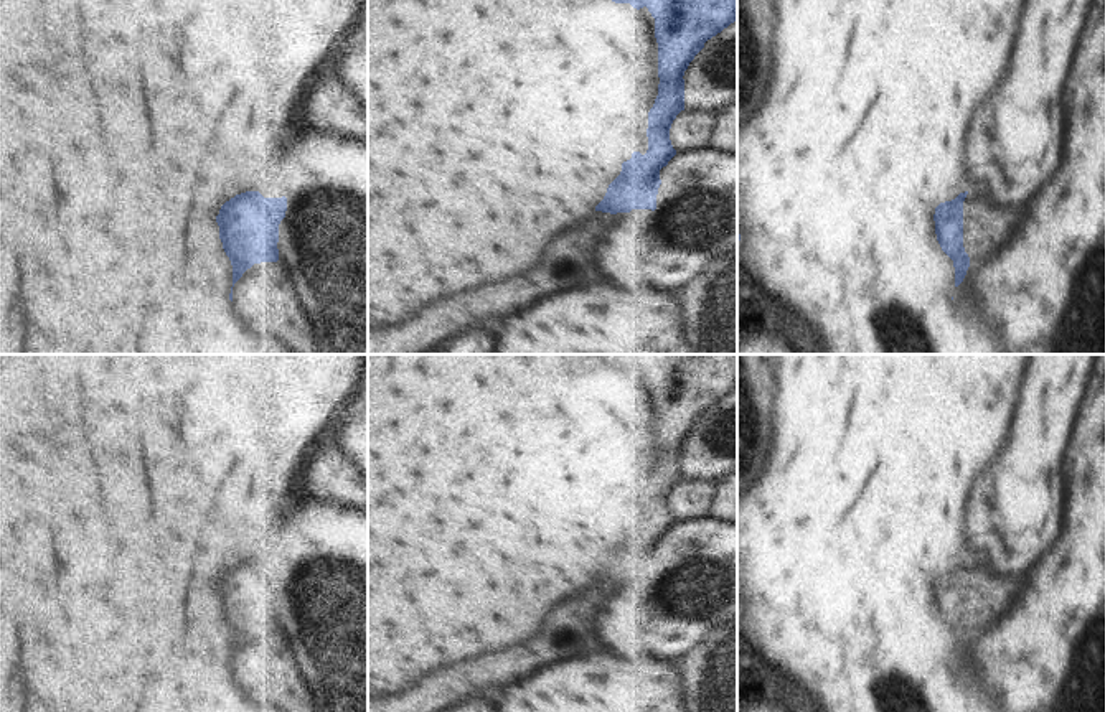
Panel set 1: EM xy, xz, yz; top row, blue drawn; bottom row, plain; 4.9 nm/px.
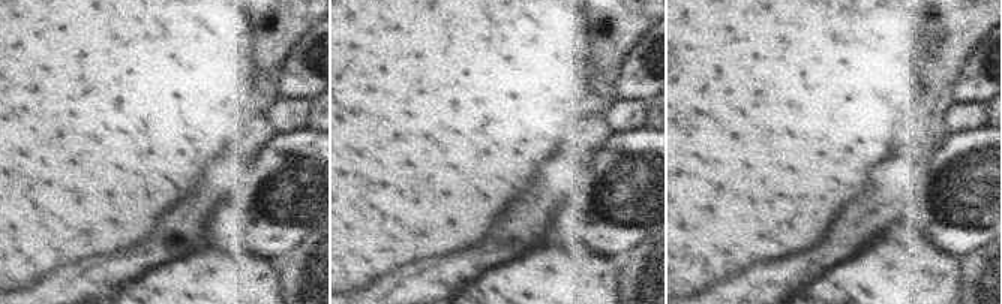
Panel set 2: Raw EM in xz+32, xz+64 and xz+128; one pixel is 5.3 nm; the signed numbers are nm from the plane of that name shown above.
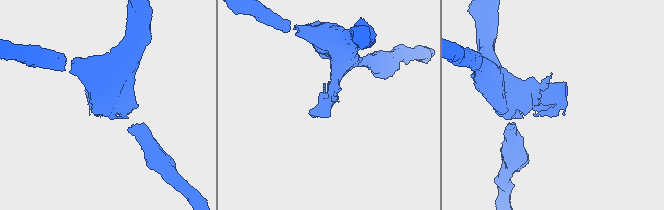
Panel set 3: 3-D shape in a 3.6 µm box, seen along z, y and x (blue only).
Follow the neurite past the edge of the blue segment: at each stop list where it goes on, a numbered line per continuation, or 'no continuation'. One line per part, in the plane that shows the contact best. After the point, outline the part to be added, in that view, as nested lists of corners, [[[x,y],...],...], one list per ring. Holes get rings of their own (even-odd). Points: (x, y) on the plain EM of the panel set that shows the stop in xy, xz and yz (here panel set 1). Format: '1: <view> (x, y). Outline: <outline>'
1: yz (985, 595). Outline: [[[971,560],[963,570],[963,616],[971,631],[994,623],[1016,597],[1024,578],[994,575]]]

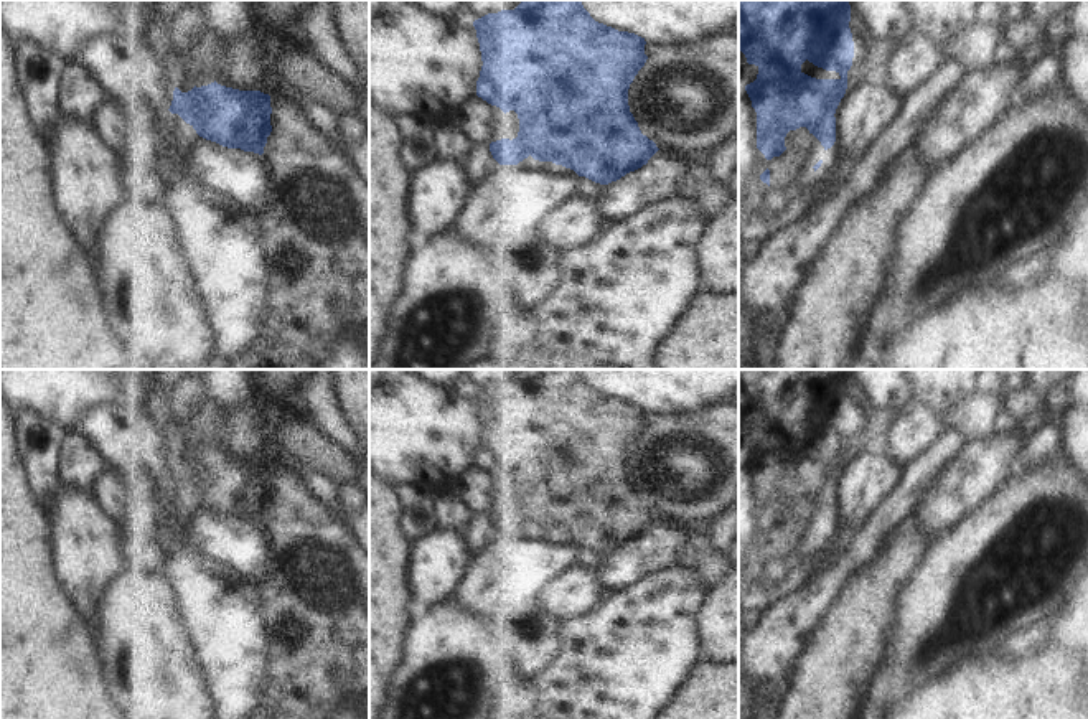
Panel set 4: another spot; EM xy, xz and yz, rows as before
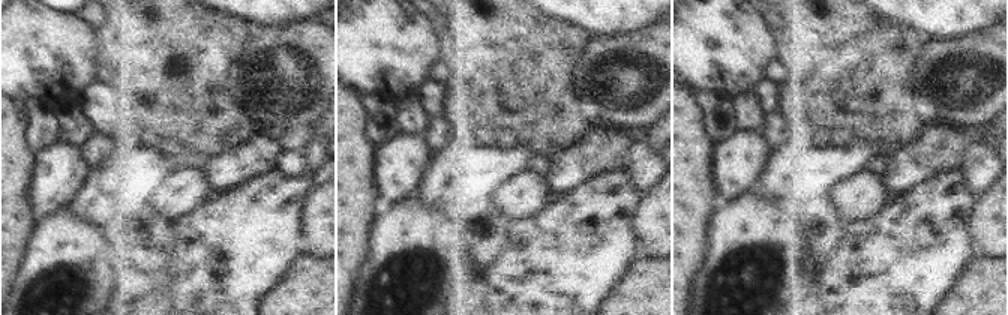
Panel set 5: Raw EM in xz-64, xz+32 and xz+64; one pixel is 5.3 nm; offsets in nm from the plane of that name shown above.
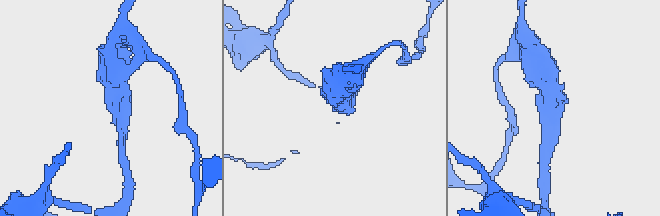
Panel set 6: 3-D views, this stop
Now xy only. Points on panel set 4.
no continuation.

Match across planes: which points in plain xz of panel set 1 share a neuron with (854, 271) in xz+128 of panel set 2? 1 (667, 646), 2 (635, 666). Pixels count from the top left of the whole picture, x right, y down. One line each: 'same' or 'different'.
1: different
2: same

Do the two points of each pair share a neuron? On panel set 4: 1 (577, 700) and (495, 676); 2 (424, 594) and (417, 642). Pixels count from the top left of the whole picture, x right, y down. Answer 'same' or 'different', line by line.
1: different
2: different

